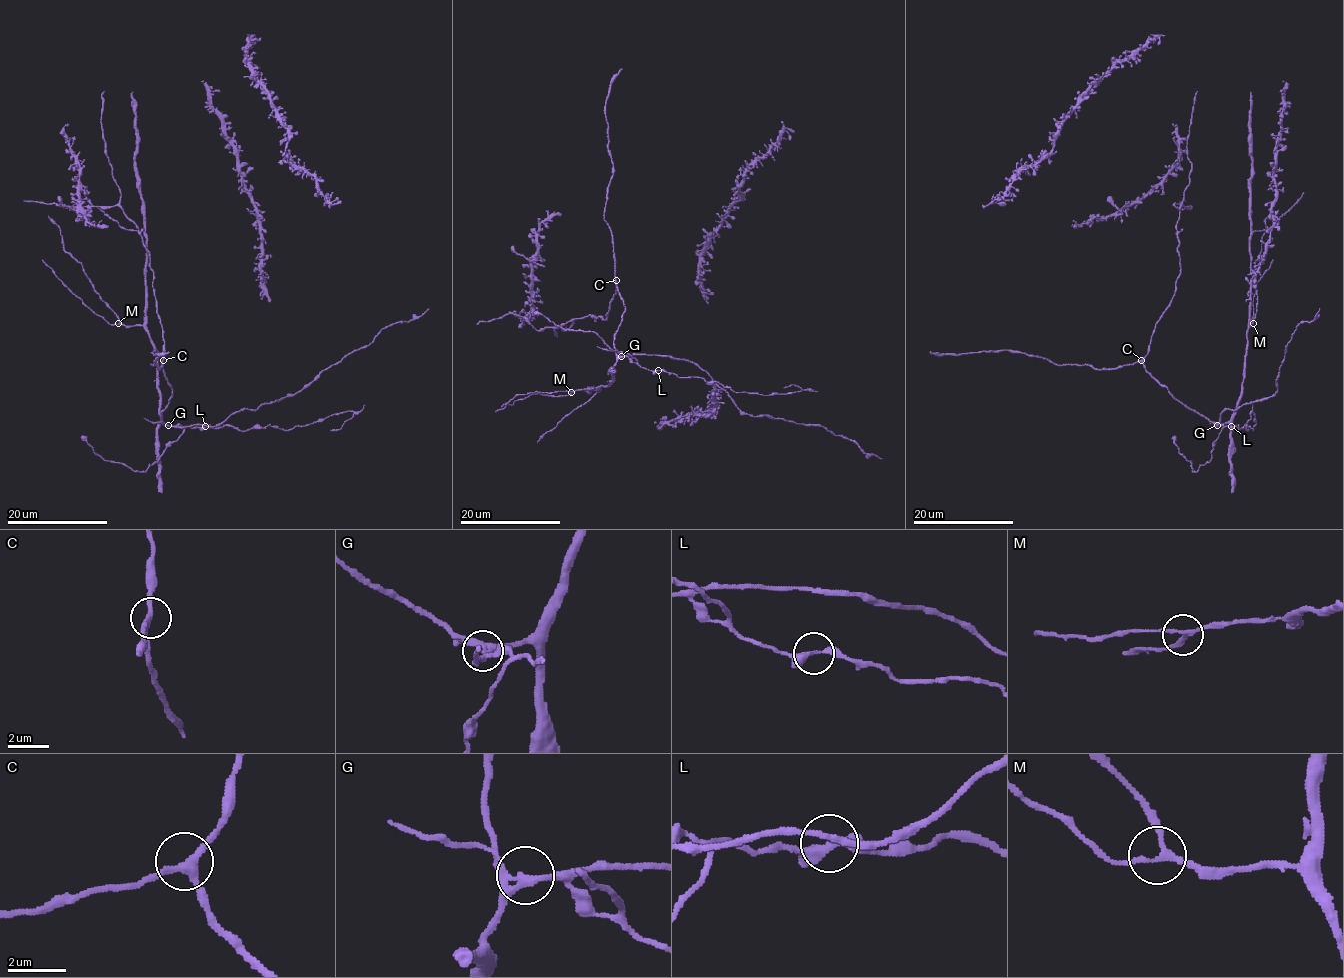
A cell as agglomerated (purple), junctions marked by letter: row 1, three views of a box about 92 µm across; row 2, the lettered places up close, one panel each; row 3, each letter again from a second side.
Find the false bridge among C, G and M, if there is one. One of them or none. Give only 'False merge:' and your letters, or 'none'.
False merge: G

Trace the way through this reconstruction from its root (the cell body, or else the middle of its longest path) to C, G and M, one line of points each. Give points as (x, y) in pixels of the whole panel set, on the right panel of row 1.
C: (1250, 272), (1251, 306), (1243, 391), (1238, 410), (1228, 421), (1209, 421), (1187, 409), (1146, 370), (1141, 360)
G: (1250, 272), (1251, 306), (1243, 391), (1236, 412), (1228, 421), (1216, 425)
M: (1250, 272), (1249, 324), (1253, 323)

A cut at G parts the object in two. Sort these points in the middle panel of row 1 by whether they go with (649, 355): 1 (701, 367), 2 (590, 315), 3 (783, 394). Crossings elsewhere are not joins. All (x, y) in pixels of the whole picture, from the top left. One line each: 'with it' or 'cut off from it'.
1: with it
2: with it
3: cut off from it

